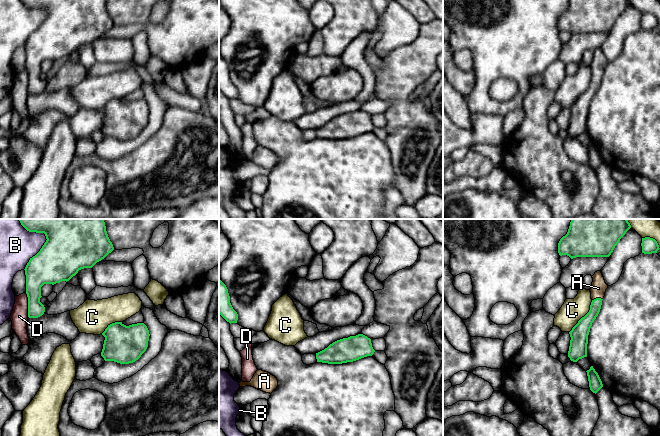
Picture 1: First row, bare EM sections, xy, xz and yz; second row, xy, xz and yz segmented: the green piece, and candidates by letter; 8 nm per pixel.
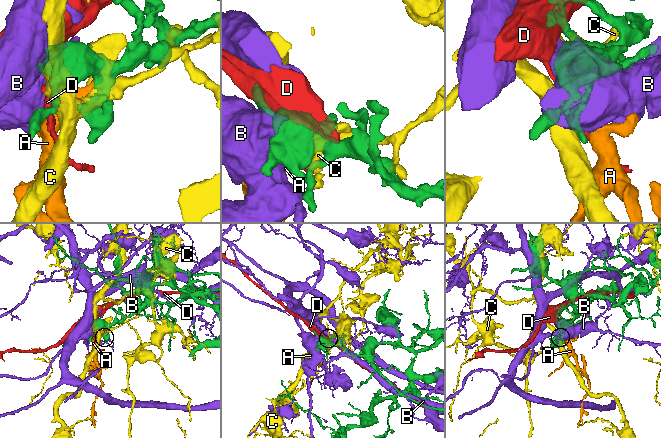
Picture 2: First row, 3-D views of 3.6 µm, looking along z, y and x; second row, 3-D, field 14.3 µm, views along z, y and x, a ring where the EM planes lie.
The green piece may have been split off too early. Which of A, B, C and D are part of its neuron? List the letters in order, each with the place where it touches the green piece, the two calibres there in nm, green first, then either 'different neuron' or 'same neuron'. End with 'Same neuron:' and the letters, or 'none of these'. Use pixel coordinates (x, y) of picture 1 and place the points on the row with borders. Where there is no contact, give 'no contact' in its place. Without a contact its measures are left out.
A: contact yz (597, 298); calibres 110 and 120 nm; same neuron
B: contact xy (46, 238); calibres 500 and 280 nm; different neuron
C: contact yz (584, 316); calibres 140 and 180 nm; different neuron
D: contact xy (28, 304); calibres 180 and 140 nm; different neuron
Same neuron: A

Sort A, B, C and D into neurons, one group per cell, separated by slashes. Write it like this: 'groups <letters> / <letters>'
groups A / B / C / D

